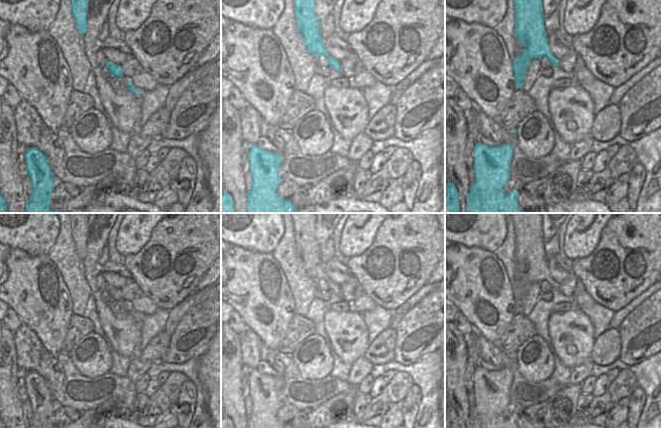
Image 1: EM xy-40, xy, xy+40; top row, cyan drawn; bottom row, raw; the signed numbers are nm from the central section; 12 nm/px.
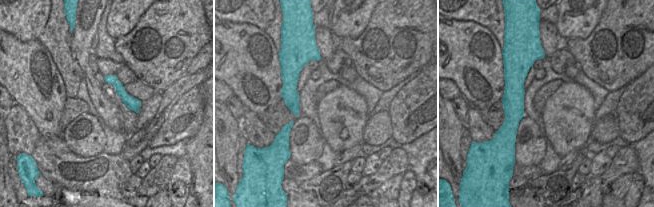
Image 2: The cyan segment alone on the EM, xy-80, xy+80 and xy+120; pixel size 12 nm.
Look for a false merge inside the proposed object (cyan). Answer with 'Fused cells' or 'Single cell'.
Single cell

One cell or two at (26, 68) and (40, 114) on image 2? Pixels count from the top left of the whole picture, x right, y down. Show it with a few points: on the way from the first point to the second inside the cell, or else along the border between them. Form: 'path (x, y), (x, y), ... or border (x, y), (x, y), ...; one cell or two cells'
path (31, 79), (40, 94), (40, 103); one cell

